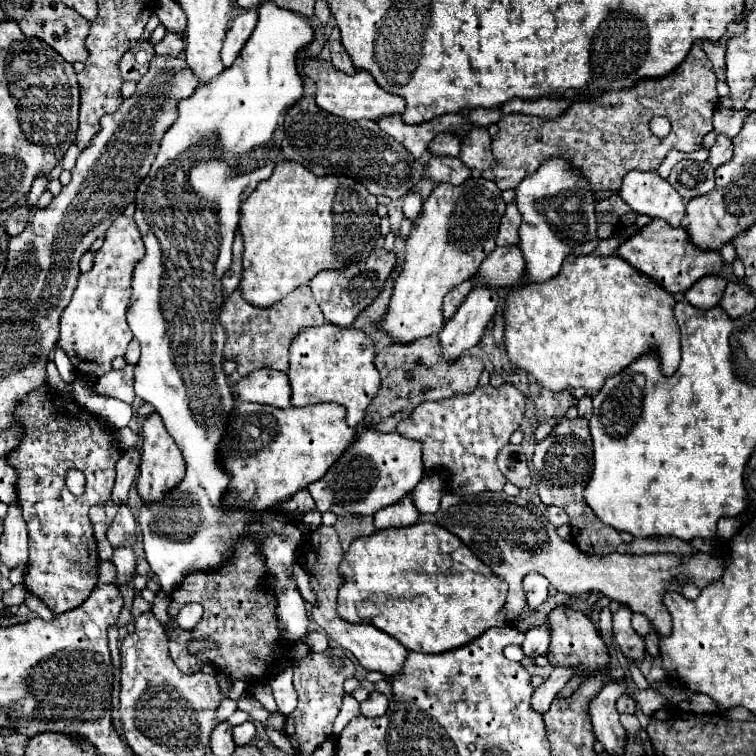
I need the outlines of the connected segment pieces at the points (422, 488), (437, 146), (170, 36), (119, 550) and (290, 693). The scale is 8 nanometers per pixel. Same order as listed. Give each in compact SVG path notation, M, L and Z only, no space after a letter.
M436 473L422 477L422 481L412 489L412 503L420 513L436 513L440 507L440 497L444 495L446 485L444 479Z
M436 137L436 141L432 141L432 145L430 145L430 153L436 157L442 157L442 155L458 157L460 143L456 141L456 137Z
M166 33L166 37L156 43L154 53L156 55L172 55L172 57L180 57L184 51L184 39L176 33Z
M116 547L110 559L116 567L116 585L128 585L130 579L136 575L136 557L132 547Z
M284 669L280 671L276 677L268 679L268 685L274 691L274 699L278 703L278 711L284 715L290 715L296 709L298 703L298 695L292 687L292 669Z

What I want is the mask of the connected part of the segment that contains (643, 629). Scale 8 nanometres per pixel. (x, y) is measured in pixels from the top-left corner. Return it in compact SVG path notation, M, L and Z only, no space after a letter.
M634 613L634 615L632 615L632 629L634 629L638 635L646 637L648 631L650 631L650 621L648 621L644 615Z

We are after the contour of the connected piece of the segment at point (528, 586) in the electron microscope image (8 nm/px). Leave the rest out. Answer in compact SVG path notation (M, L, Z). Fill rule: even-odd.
M528 573L524 577L524 591L528 599L528 607L536 609L548 599L548 587L550 583L540 573Z

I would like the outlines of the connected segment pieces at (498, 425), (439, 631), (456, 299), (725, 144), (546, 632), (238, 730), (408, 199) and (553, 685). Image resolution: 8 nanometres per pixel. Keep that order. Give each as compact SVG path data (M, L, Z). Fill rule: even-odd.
M514 385L478 387L470 395L456 395L444 401L420 403L408 419L400 421L396 433L422 443L422 463L426 471L446 471L450 493L476 495L482 491L502 491L508 479L496 465L500 447L520 427L526 397Z
M416 523L408 529L386 529L386 531L376 531L370 537L360 537L356 539L348 553L344 555L342 563L340 563L340 575L344 577L344 585L338 591L338 615L348 621L348 623L370 623L376 629L388 633L390 637L398 639L408 651L418 651L418 653L446 653L458 647L464 647L468 643L472 643L476 637L480 637L484 631L492 629L492 627L506 627L508 623L504 621L504 603L506 603L506 591L508 591L508 583L500 581L496 575L490 573L490 569L480 563L480 559L452 533L448 533L444 527L438 527L434 523Z
M464 281L462 285L458 285L452 293L448 293L448 297L444 297L444 319L450 319L456 311L458 311L458 307L460 307L460 303L466 299L466 295L470 293L474 289L474 283L472 281Z
M716 137L716 143L710 149L708 163L716 169L716 167L728 163L730 157L732 157L732 141L728 141L728 137Z
M548 621L530 629L526 633L526 641L522 645L522 651L526 657L538 657L548 653L548 643L550 643L550 627Z
M246 721L246 723L238 725L238 727L234 727L234 743L236 743L236 745L248 745L254 737L256 737L256 727L254 727L254 723Z
M408 193L408 195L404 197L404 207L402 207L402 211L404 211L404 217L406 217L406 219L414 221L414 219L420 215L420 211L422 211L422 199L420 199L420 195L418 195L418 193Z
M554 667L552 675L532 693L532 709L536 709L536 713L546 713L546 709L554 701L556 693L564 687L564 683L572 677L572 673L576 673L576 671Z

